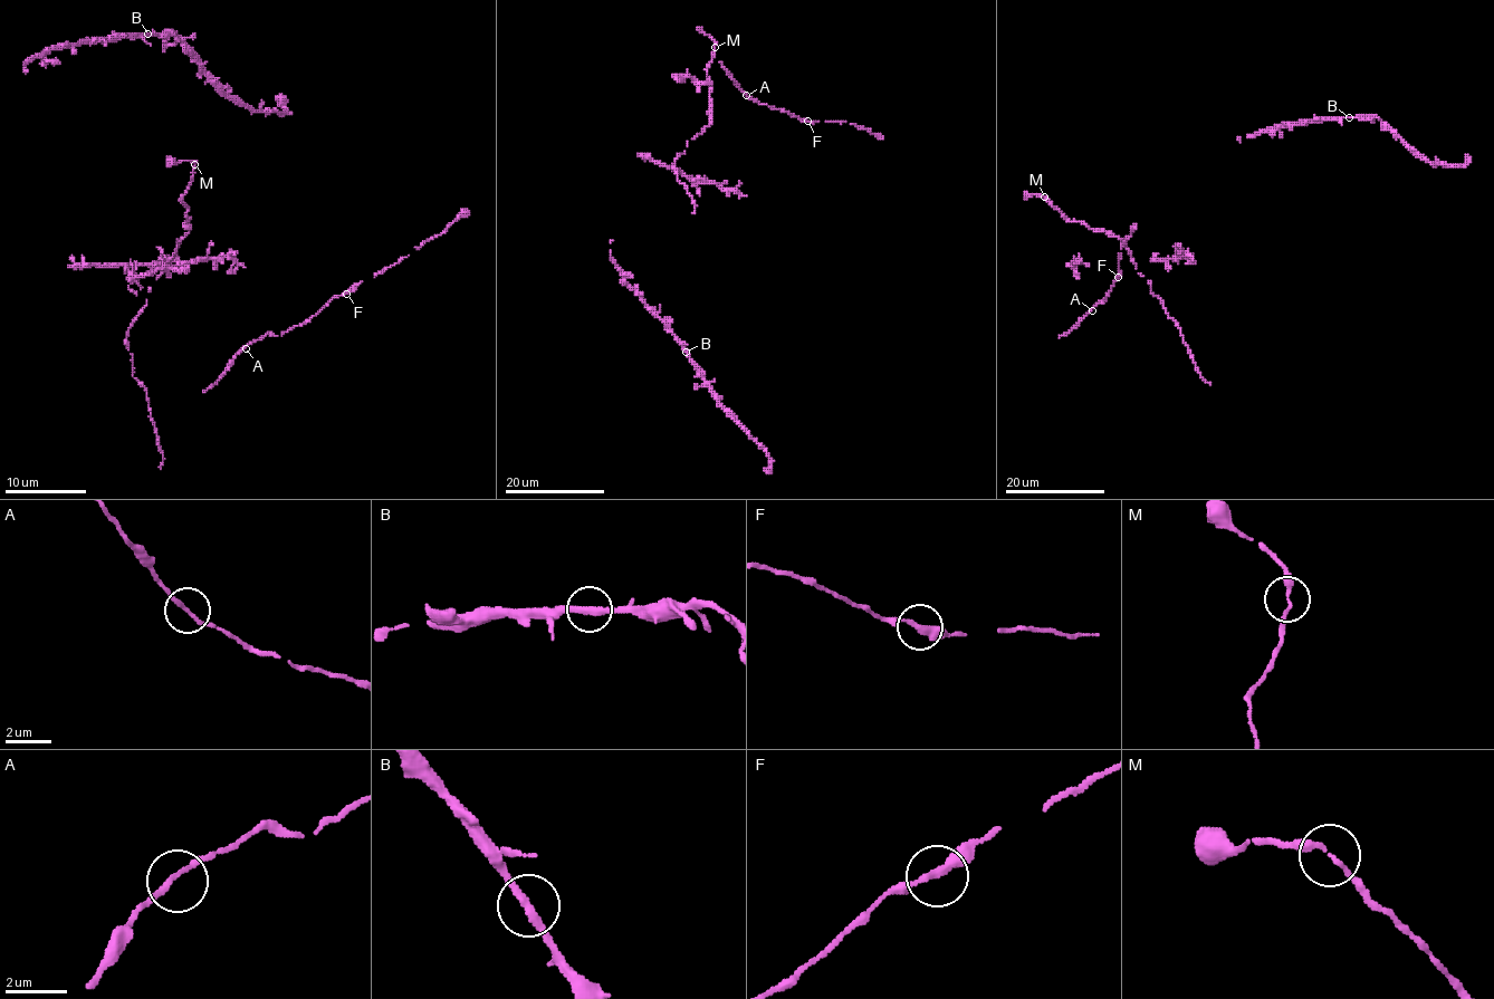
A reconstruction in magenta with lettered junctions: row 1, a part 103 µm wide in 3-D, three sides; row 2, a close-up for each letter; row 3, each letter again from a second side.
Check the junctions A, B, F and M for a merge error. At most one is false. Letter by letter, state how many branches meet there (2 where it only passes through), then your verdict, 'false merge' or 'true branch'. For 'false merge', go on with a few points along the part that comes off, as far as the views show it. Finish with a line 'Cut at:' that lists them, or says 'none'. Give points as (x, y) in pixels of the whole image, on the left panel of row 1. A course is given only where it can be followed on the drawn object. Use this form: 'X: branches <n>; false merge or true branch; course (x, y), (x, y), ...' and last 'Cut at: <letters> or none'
A: branches 2; true branch
B: branches 2; true branch
F: branches 2; true branch
M: branches 2; true branch
Cut at: none

